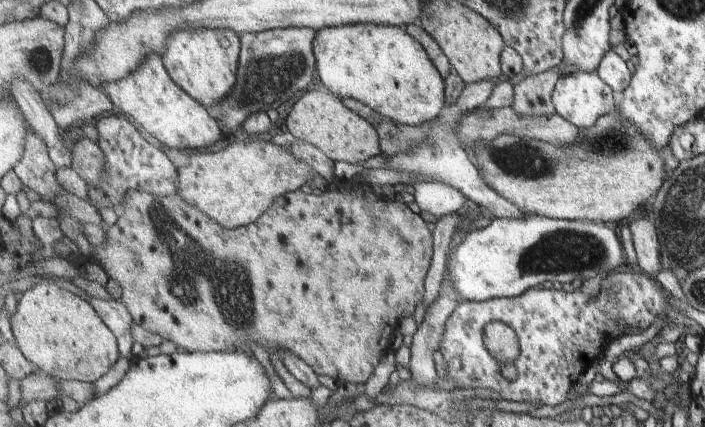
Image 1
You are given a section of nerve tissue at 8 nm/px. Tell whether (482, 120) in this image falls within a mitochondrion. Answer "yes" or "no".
yes

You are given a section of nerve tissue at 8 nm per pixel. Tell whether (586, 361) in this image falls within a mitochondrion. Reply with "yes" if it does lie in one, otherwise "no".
no

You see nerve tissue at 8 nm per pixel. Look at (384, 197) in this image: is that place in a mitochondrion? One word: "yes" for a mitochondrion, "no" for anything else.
no

